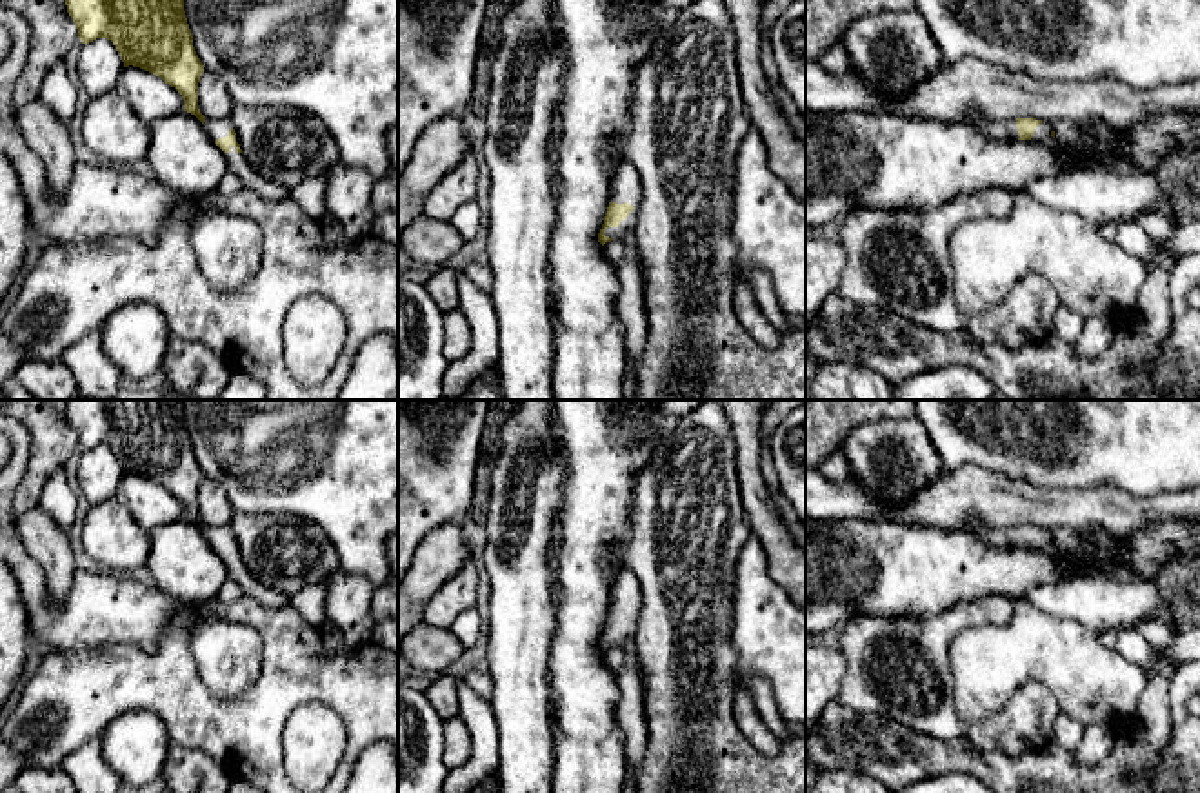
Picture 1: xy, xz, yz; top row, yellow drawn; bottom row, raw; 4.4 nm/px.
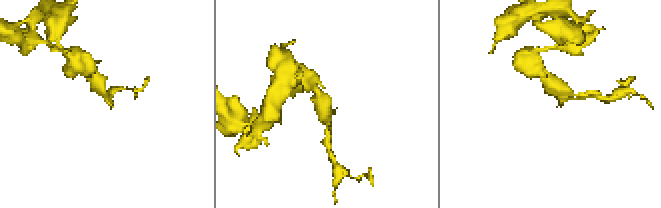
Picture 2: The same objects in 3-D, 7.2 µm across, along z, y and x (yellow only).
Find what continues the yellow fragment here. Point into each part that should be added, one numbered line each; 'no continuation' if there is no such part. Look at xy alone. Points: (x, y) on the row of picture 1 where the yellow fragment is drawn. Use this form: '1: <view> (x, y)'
1: xy (237, 162)

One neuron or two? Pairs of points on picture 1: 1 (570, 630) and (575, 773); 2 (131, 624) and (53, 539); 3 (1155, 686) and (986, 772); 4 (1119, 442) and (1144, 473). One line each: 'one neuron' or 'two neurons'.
1: one neuron
2: two neurons
3: one neuron
4: one neuron

